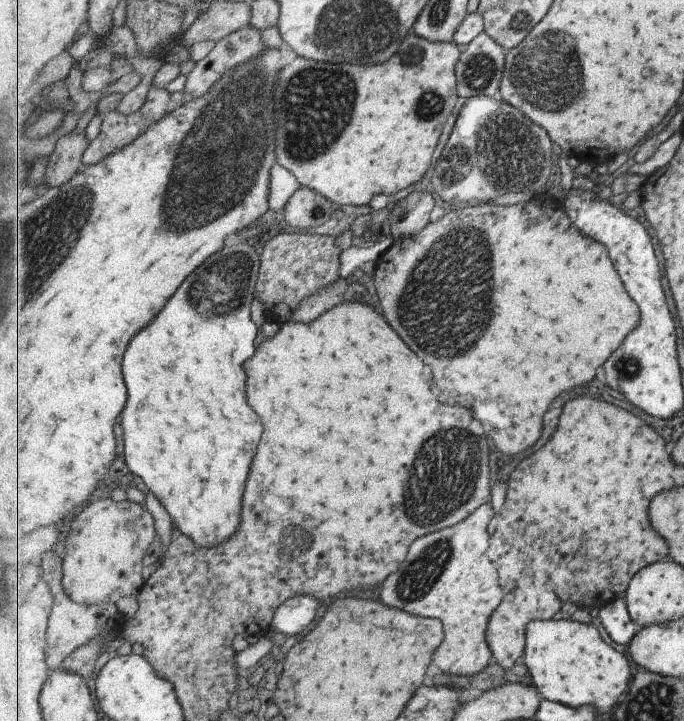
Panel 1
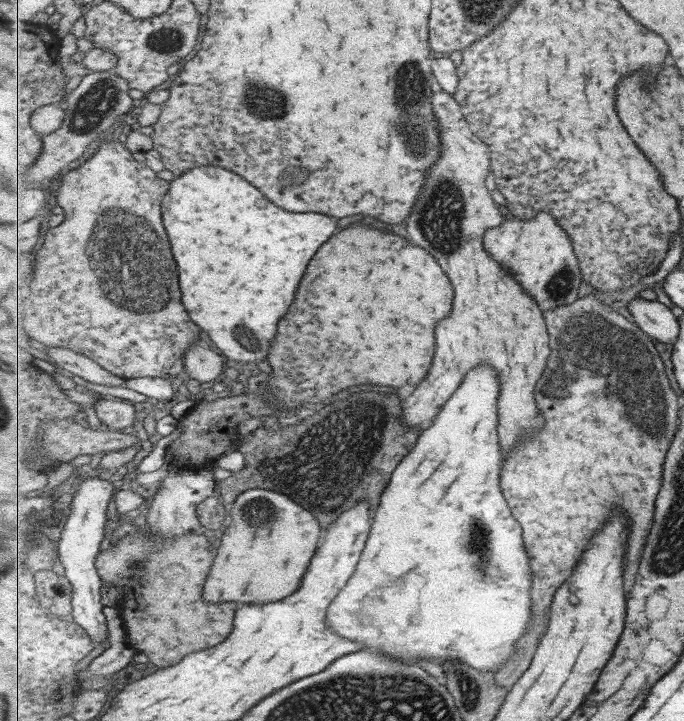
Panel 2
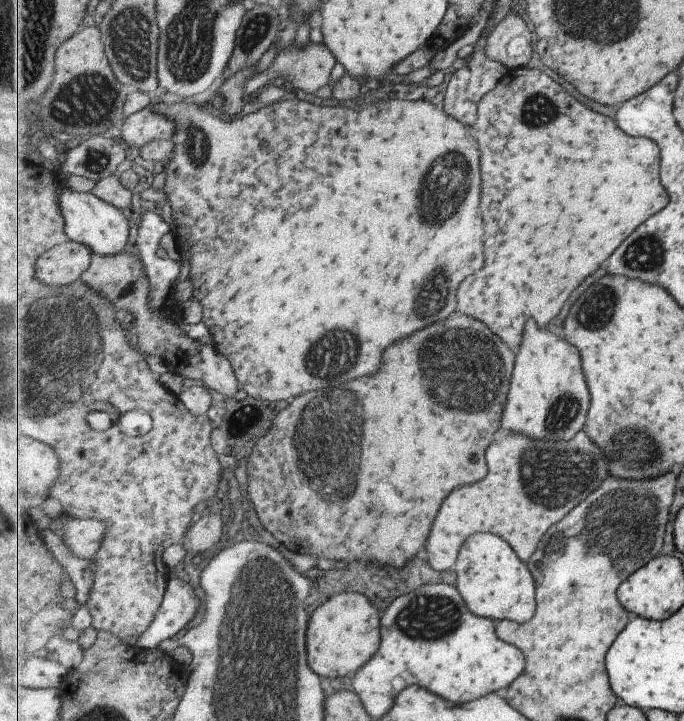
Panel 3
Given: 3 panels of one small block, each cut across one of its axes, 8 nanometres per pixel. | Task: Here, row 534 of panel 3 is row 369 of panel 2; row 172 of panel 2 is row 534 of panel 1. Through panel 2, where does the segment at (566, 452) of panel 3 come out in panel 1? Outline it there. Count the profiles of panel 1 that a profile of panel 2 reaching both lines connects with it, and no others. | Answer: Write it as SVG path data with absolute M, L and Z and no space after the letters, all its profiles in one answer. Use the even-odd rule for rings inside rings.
M485 503L462 523L417 540L411 546L407 560L385 580L381 590L381 600L385 604L441 620L445 638L431 660L451 674L476 675L487 668L494 656L487 631L491 615L502 603L506 592L498 569L487 555L491 540L487 526L493 518L495 512L491 504Z

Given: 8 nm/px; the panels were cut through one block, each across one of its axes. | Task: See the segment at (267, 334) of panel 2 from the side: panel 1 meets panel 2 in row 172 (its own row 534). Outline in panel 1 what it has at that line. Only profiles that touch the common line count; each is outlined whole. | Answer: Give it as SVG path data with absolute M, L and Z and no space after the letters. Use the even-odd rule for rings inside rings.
M233 238L231 244L211 255L175 294L175 300L163 308L163 316L135 336L127 350L127 360L123 360L127 386L131 388L131 400L127 412L123 412L126 465L145 480L174 526L179 526L199 548L223 544L237 534L247 478L263 436L261 416L247 400L245 374L245 362L258 351L255 340L259 328L253 322L251 306L262 268L259 251L256 245L241 244Z

